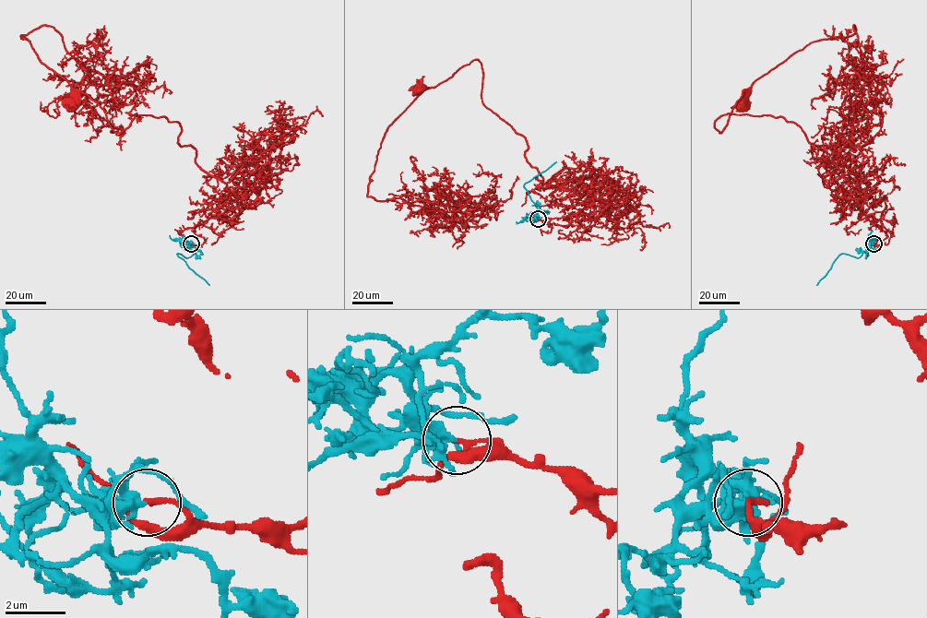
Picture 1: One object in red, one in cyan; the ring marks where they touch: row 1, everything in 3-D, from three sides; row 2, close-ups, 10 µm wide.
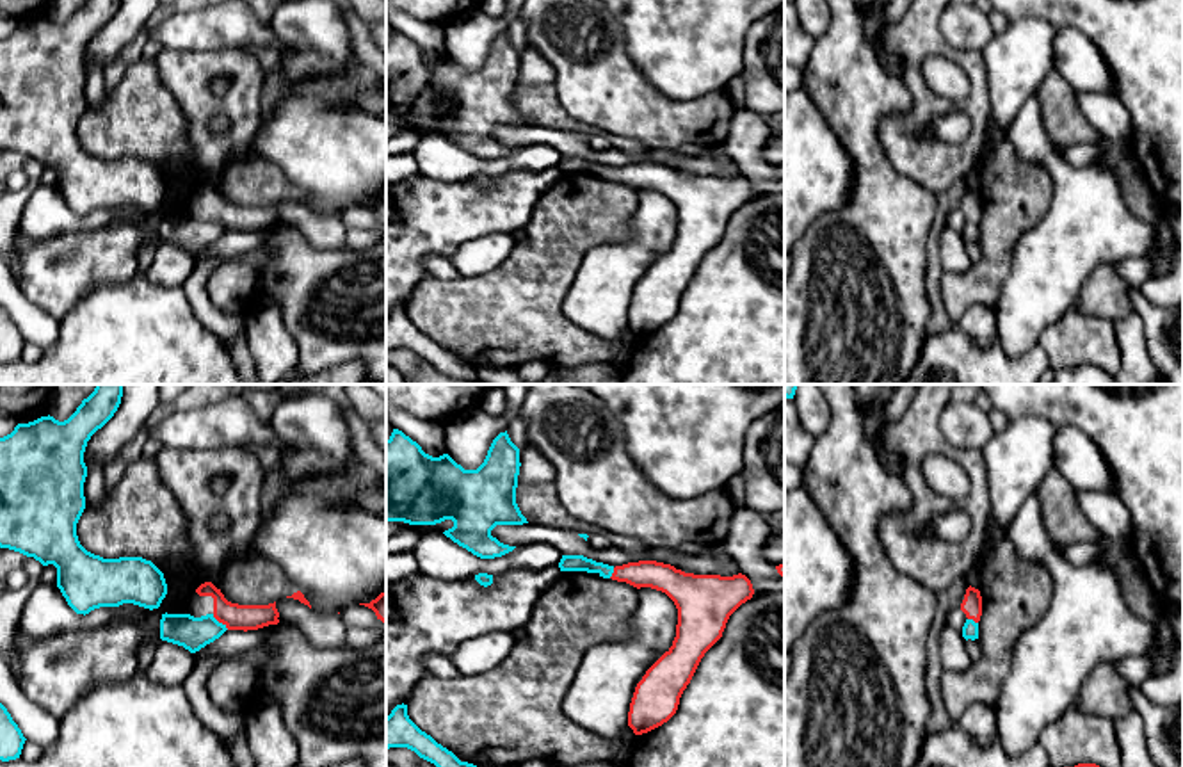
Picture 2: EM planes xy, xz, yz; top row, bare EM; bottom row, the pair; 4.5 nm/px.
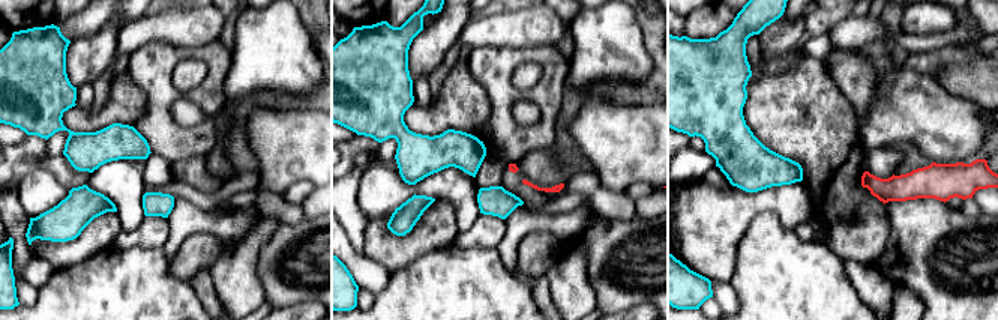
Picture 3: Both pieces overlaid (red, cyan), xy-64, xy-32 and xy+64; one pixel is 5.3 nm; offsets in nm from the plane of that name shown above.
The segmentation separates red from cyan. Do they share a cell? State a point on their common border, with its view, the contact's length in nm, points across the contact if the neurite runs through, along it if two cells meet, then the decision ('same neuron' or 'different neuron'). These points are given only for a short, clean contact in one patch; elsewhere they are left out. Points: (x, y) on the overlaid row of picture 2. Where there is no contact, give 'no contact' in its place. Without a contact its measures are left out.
contact xy (221, 621); length 100 nm; border xy (212, 614), (228, 629); different neuron

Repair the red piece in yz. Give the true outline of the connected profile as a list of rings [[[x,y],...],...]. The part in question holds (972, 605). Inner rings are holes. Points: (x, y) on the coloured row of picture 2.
[[[971,585],[966,589],[964,600],[961,603],[961,610],[966,614],[968,619],[973,619],[975,623],[980,621],[982,596],[978,589]]]

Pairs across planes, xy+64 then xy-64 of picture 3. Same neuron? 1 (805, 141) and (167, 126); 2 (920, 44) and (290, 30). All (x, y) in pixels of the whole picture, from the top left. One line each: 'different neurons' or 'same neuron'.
1: different neurons
2: different neurons

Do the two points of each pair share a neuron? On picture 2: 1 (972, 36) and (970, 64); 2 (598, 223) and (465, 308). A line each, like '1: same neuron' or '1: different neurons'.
1: different neurons
2: same neuron

